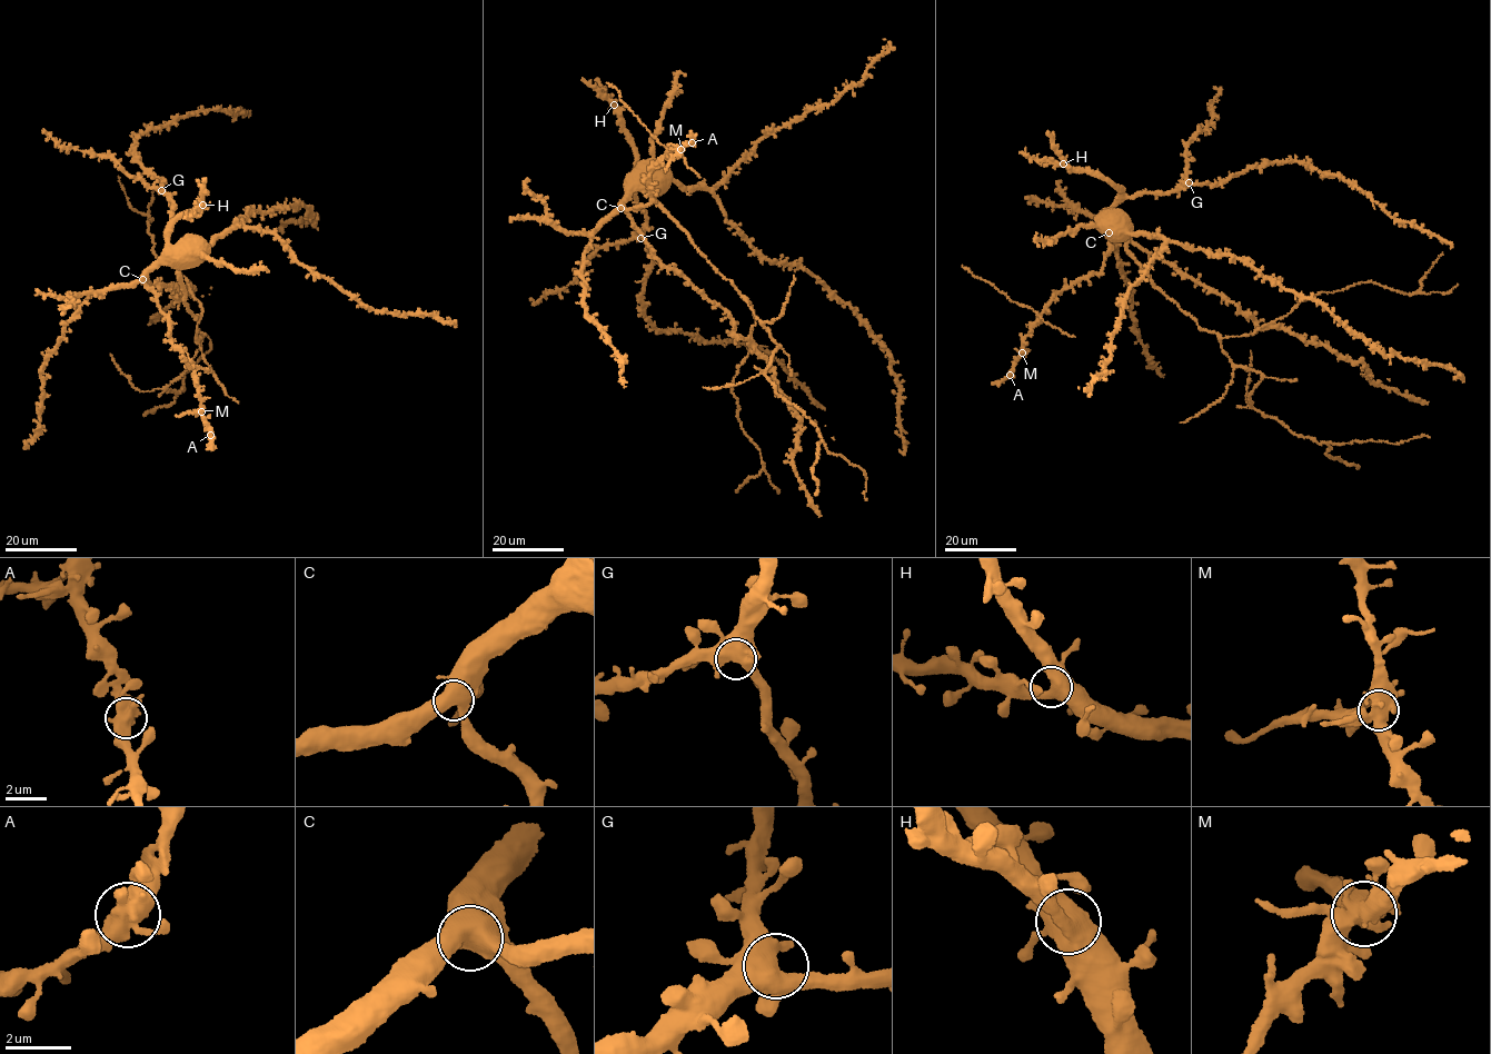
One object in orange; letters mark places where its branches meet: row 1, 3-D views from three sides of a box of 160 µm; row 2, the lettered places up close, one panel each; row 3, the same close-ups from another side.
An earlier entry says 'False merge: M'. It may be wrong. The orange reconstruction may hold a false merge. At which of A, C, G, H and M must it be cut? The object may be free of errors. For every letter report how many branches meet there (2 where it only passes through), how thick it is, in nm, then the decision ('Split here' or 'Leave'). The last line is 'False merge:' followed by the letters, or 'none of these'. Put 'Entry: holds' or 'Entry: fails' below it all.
A: Branches: 6. Thickness 550 nm. Leave
C: Branches: 4. Thickness 500 nm. Leave
G: Branches: 5. Thickness 500 nm. Leave
H: Branches: 3. Thickness 550 nm. Leave
M: Branches: 5. Thickness 550 nm. Split here
False merge: M
Entry: holds

